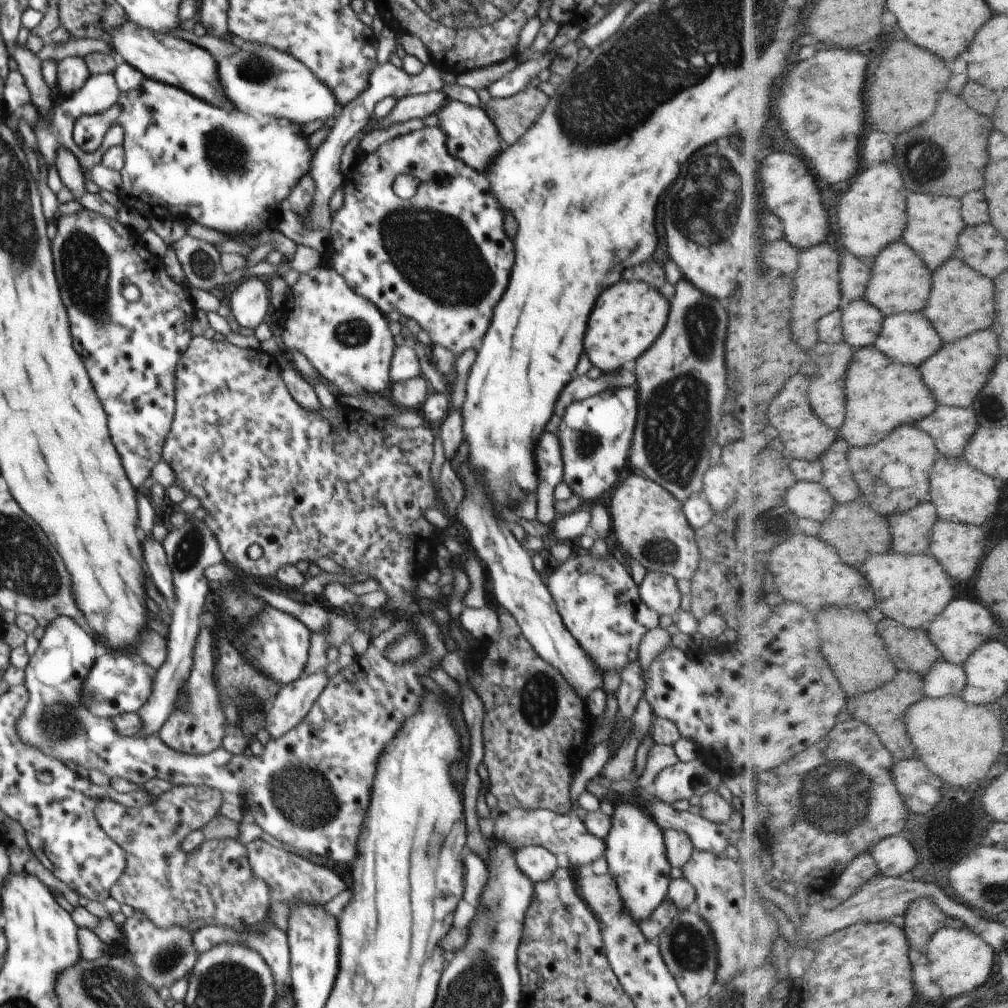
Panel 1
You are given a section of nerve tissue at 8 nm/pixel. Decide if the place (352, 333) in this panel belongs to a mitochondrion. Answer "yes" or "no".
yes

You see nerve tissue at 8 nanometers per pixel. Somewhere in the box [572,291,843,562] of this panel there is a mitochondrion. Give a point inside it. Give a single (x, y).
(676, 431)

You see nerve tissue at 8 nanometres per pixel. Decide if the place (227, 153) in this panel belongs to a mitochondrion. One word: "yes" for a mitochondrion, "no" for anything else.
yes

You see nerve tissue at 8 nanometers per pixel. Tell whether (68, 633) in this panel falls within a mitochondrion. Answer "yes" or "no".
no

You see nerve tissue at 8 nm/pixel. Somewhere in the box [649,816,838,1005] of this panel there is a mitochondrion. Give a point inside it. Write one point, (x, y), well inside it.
(689, 947)

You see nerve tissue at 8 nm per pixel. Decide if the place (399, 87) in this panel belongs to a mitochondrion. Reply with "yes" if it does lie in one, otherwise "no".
no

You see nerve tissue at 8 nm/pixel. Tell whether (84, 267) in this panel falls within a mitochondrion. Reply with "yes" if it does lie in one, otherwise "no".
yes

